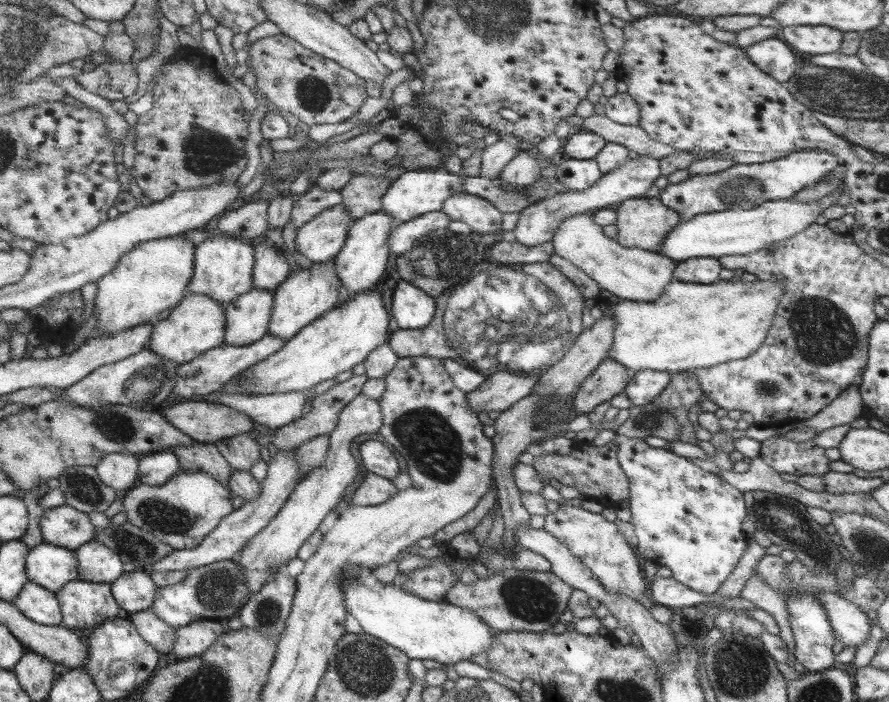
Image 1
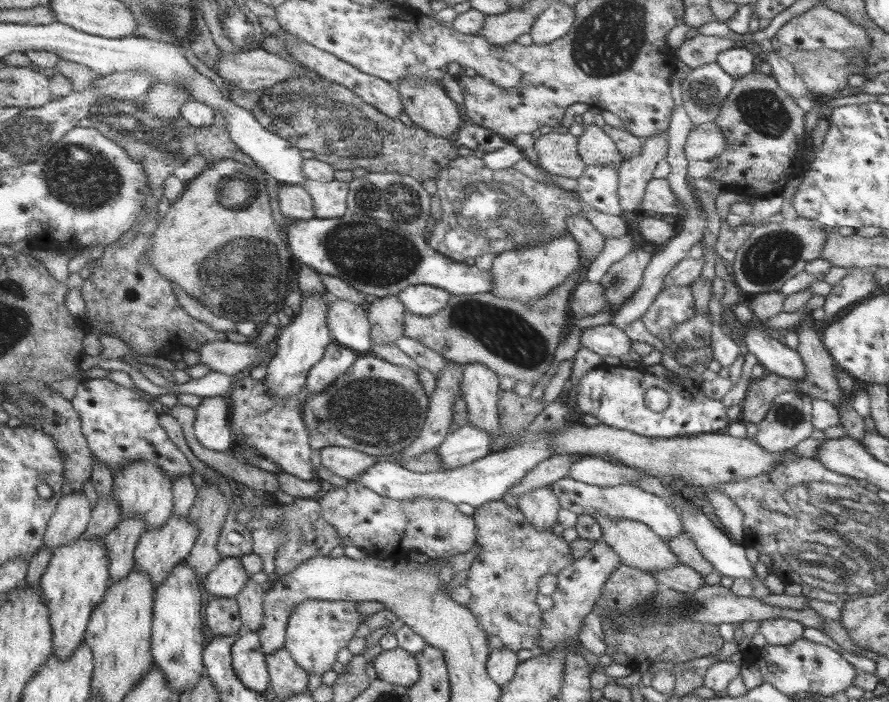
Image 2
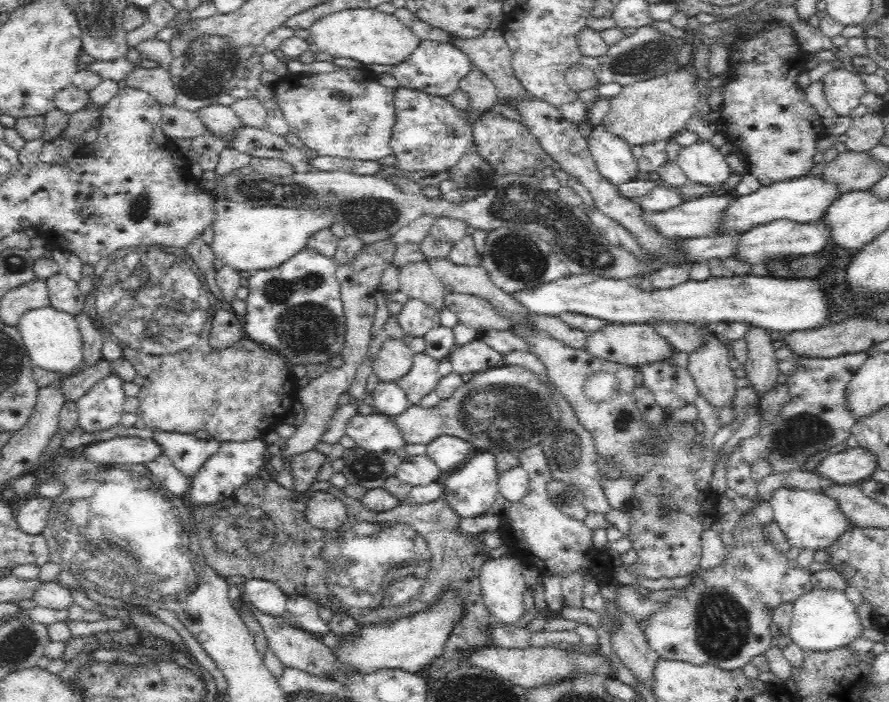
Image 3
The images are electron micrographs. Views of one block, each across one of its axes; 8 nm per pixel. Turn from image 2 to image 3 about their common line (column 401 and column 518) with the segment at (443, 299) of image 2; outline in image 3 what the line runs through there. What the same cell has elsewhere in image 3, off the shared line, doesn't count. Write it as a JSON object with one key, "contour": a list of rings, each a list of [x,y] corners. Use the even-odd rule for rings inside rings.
{"contour":[[[576,274],[538,286],[536,290],[515,293],[514,297],[534,315],[558,317],[562,312],[572,312],[620,325],[682,322],[709,326],[720,322],[742,322],[780,336],[823,327],[829,314],[829,293],[830,290],[822,290],[813,279],[785,279],[770,274],[711,276],[700,282],[688,279],[678,286],[652,292],[644,292],[632,285],[632,279]]]}

